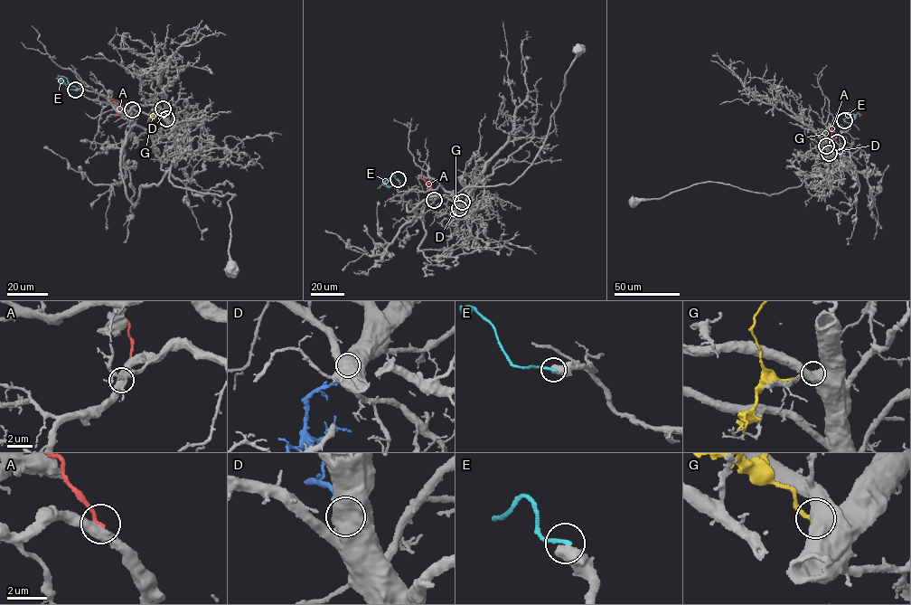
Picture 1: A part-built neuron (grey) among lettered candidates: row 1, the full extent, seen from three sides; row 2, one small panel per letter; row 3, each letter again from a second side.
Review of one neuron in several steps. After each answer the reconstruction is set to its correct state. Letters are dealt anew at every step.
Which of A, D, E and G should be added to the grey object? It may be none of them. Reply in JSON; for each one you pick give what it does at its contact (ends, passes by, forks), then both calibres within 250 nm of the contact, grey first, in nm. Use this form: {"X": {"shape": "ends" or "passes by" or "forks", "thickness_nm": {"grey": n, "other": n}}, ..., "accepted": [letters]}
{"D": {"shape": "ends", "thickness_nm": {"grey": 800, "other": 280}}, "accepted": ["D"]}

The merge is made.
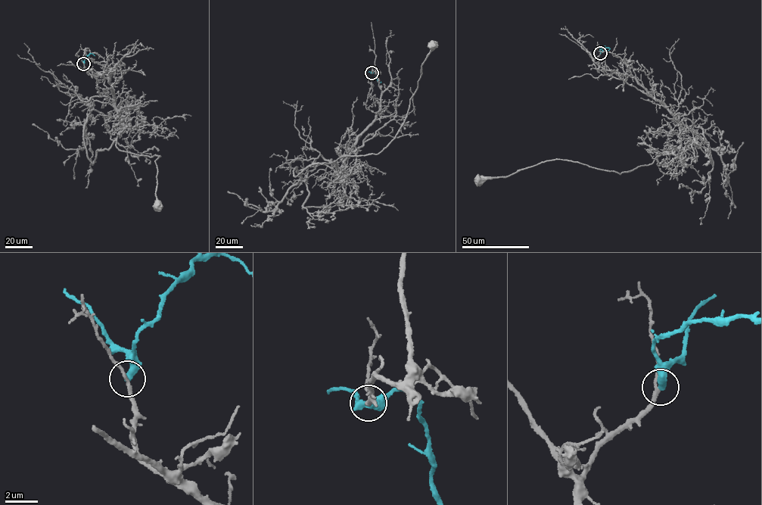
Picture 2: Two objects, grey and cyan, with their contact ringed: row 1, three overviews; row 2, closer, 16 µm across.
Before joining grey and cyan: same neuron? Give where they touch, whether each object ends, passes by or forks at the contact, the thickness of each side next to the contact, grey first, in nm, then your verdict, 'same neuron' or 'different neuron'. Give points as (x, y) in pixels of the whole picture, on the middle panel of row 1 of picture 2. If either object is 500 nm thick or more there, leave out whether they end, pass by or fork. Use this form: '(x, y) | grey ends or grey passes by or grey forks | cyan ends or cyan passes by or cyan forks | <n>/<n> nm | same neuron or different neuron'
(371, 73) | grey passes by | cyan ends | 200/440 nm | same neuron

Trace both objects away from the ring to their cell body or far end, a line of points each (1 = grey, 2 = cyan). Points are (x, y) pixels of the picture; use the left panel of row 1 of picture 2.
1: (84, 63), (95, 76), (112, 68), (108, 81), (122, 121), (119, 149), (160, 156), (154, 161), (158, 206)
2: (83, 63), (90, 54), (94, 56)

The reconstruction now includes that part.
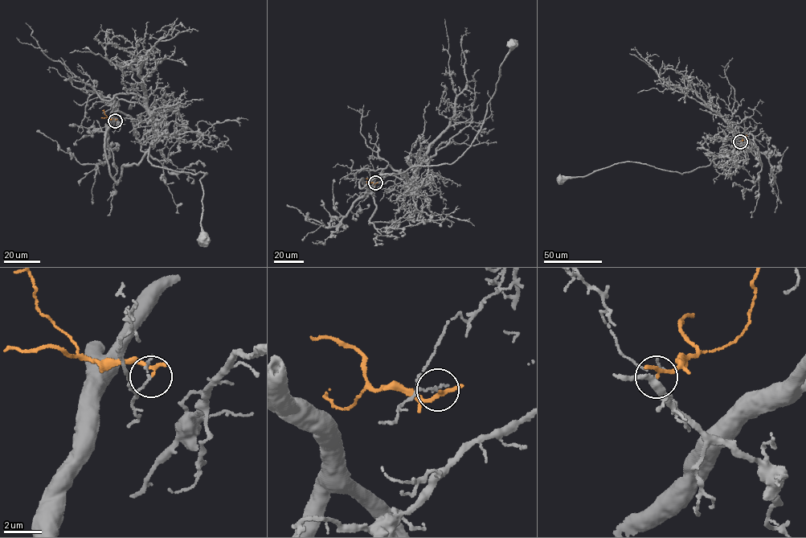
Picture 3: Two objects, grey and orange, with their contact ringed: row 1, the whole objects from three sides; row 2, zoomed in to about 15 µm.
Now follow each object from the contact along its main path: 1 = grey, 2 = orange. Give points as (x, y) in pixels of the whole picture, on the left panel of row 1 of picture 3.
1: (115, 121), (119, 100), (136, 102), (156, 126), (152, 164), (206, 172), (199, 179), (204, 240)
2: (115, 121), (108, 118), (102, 110)

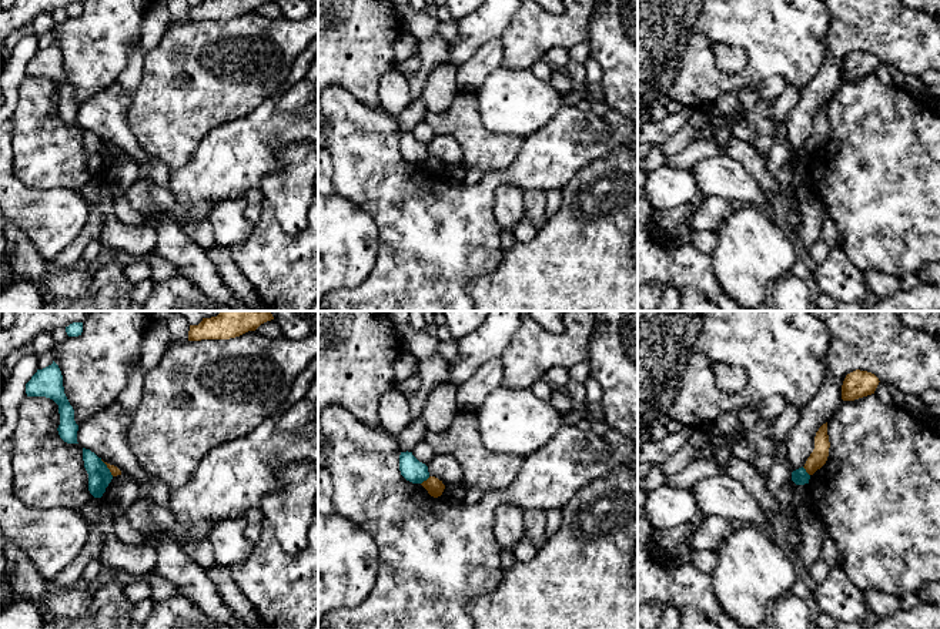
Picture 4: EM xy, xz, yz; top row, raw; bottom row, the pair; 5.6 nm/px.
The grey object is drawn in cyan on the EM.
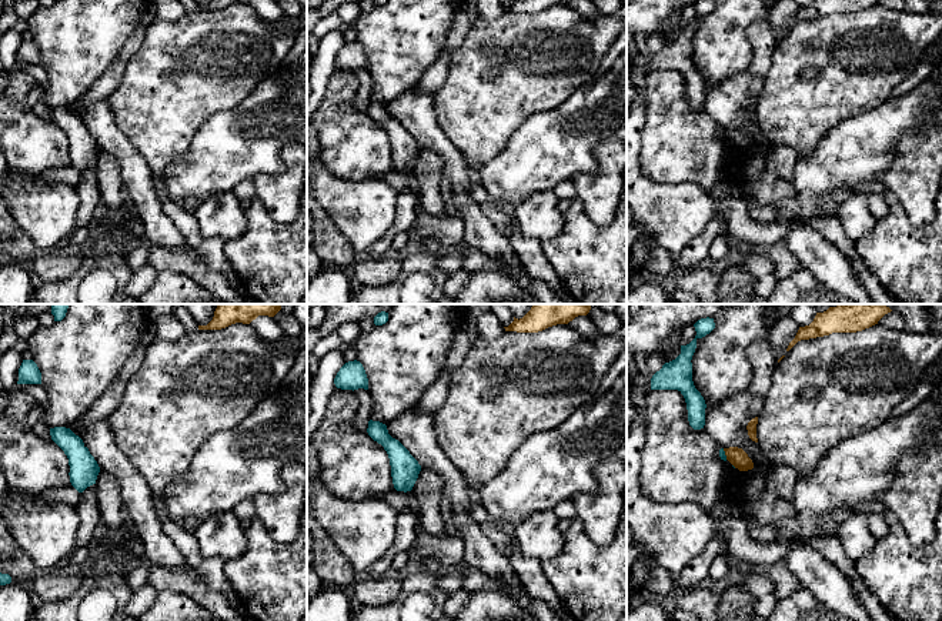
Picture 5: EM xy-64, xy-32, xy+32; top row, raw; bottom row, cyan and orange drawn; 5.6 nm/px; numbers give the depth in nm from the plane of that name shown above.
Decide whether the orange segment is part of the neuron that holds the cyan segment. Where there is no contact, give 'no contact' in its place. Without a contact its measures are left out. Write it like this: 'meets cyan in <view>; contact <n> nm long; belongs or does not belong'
meets cyan in xz; contact 70 nm long; does not belong

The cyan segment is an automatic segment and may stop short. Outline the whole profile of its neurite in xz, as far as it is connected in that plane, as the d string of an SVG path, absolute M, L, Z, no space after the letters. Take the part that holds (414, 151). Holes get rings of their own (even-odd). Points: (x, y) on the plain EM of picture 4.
M408 131L399 135L399 151L401 155L412 164L422 164L429 158L428 147Z

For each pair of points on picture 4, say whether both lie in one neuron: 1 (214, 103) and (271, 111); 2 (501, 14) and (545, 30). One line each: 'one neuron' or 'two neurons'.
1: two neurons
2: two neurons

